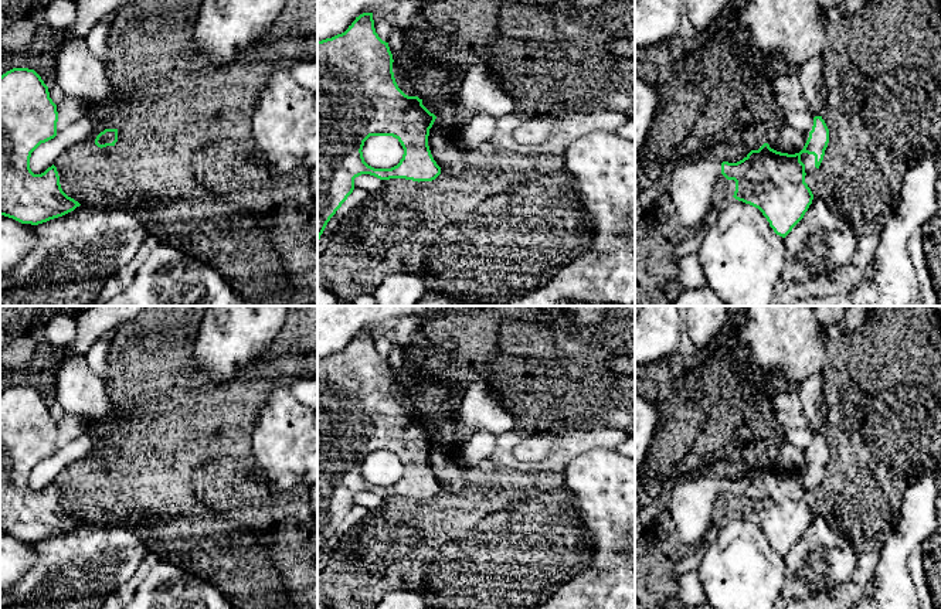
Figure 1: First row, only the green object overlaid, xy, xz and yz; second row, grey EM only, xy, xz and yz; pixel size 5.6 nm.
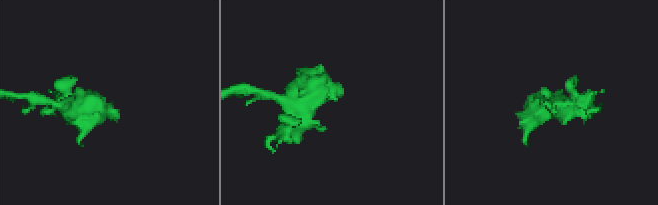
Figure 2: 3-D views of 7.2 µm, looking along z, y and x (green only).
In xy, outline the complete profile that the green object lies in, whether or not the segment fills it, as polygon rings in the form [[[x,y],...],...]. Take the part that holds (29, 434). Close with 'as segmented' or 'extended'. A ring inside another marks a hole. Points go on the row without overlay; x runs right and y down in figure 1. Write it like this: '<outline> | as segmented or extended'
[[[13,385],[0,394],[0,533],[38,542],[81,523],[62,508],[54,482],[41,491],[30,486],[31,470],[57,453],[57,439],[57,422],[34,387]]] | as segmented

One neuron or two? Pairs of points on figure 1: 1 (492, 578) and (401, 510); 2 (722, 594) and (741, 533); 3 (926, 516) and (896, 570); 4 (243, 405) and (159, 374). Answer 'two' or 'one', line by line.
1: one
2: one
3: one
4: one

